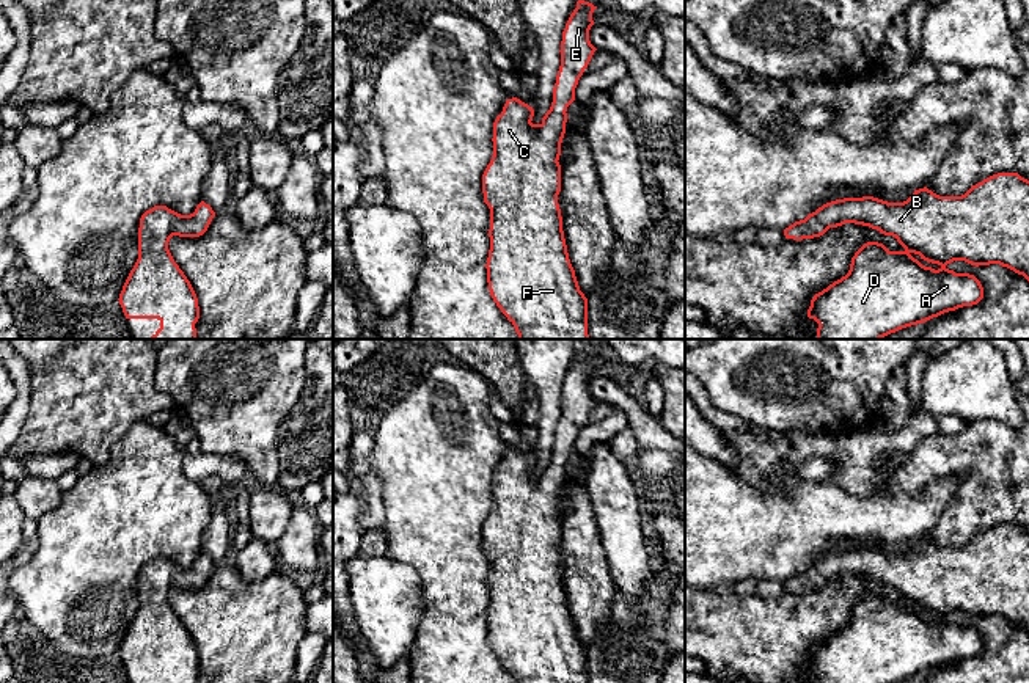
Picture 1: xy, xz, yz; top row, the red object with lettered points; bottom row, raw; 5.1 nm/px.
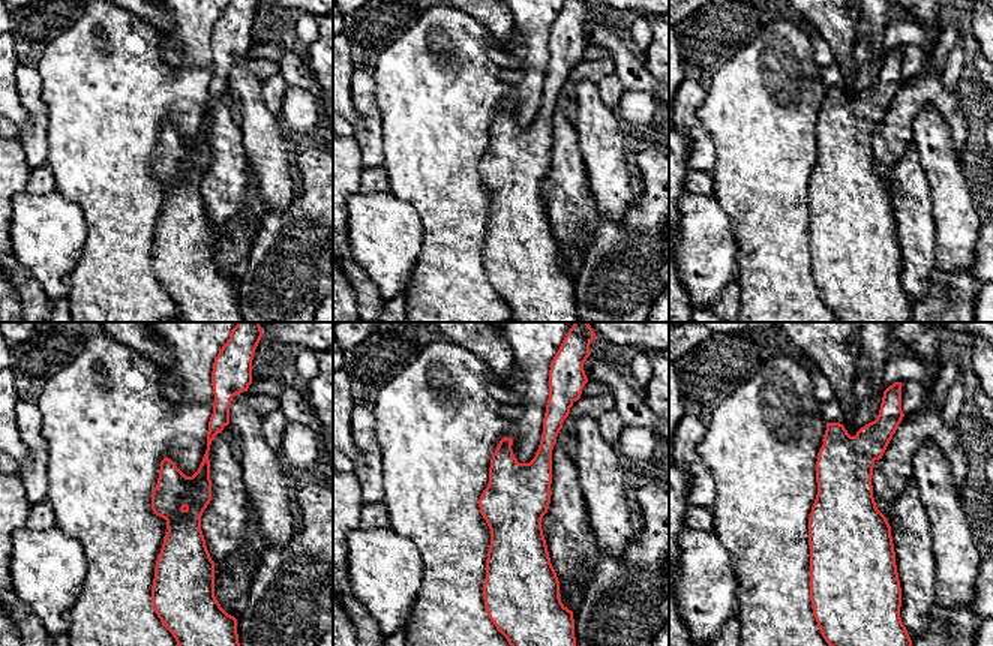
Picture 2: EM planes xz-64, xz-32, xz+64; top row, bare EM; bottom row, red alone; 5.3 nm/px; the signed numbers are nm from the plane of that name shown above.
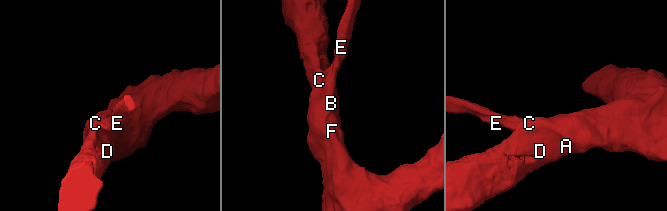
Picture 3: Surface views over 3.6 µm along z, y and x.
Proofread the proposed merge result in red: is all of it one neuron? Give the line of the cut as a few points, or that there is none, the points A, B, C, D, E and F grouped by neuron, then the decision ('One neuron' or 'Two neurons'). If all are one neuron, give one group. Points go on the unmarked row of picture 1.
No split. Groups: A B C D E F. One neuron

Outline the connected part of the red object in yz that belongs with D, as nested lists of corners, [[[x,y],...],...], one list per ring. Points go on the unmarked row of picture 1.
[[[1018,524],[993,526],[961,548],[939,548],[924,539],[903,554],[873,548],[836,551],[785,579],[784,587],[814,590],[845,575],[892,587],[905,601],[889,603],[878,594],[864,595],[851,609],[848,625],[811,652],[807,669],[818,675],[817,683],[899,683],[977,656],[983,650],[980,633],[949,622],[946,617],[954,612],[976,619],[999,615],[1029,633],[1029,532]]]

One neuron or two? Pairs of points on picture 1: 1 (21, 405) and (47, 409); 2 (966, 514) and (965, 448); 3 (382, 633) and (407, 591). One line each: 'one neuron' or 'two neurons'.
1: two neurons
2: one neuron
3: one neuron

